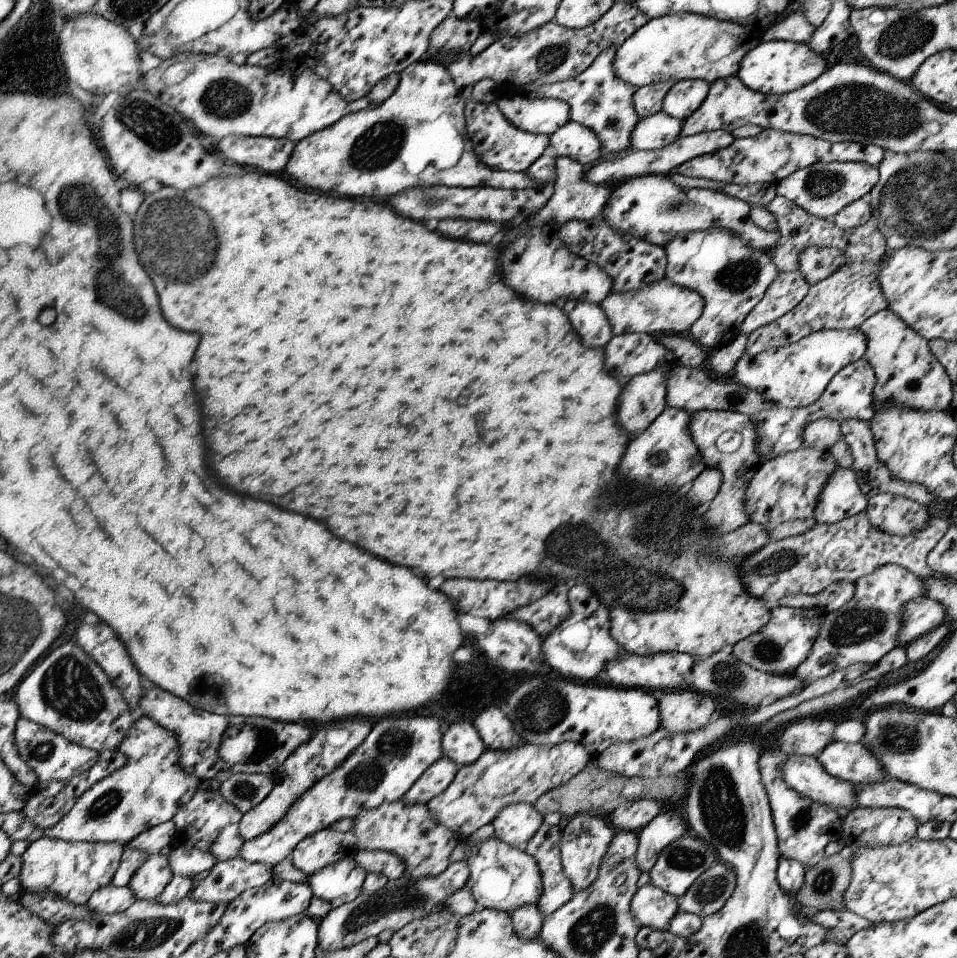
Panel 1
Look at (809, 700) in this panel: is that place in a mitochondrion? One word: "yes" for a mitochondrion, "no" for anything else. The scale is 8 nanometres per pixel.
no

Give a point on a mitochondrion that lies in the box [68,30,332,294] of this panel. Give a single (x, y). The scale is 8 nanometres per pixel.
(147, 124)

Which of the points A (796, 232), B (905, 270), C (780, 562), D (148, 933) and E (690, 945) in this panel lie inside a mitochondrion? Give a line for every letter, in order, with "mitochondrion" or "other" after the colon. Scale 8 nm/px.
A: mitochondrion
B: other
C: mitochondrion
D: mitochondrion
E: other

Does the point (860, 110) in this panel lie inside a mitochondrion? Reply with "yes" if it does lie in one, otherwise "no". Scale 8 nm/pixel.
yes

